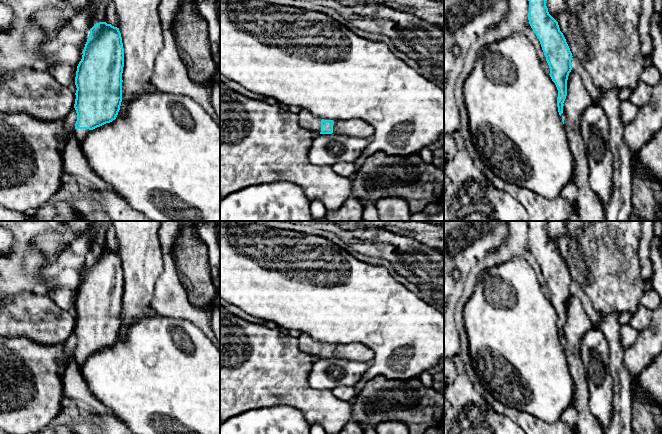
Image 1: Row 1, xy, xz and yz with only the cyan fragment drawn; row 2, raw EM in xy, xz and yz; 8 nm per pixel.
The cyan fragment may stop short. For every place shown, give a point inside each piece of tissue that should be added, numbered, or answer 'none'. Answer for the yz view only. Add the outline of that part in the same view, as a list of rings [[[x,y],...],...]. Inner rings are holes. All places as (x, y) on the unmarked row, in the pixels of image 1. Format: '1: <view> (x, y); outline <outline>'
1: yz (578, 323); outline [[[571,294],[567,304],[567,320],[560,342],[564,344],[570,375],[574,383],[573,406],[577,414],[576,434],[605,434],[590,411],[586,371],[580,354],[581,339],[591,327],[592,322],[581,301],[576,295]]]

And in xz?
1: xz (307, 345); outline [[[300,333],[298,337],[299,349],[314,358],[321,356],[321,344],[314,341],[307,333]]]

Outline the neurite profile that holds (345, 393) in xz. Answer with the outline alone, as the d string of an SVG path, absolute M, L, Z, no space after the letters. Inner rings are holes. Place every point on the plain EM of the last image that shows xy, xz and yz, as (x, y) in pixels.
M341 386L332 390L335 397L342 401L352 402L355 397L353 386Z

